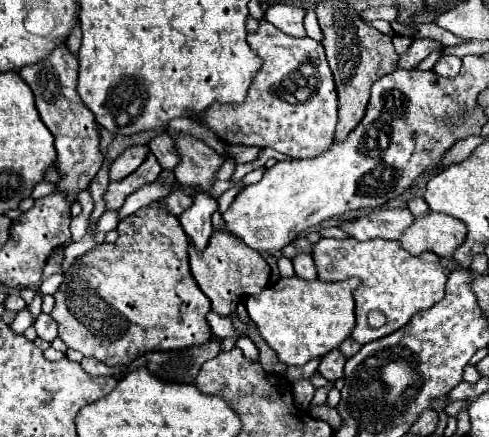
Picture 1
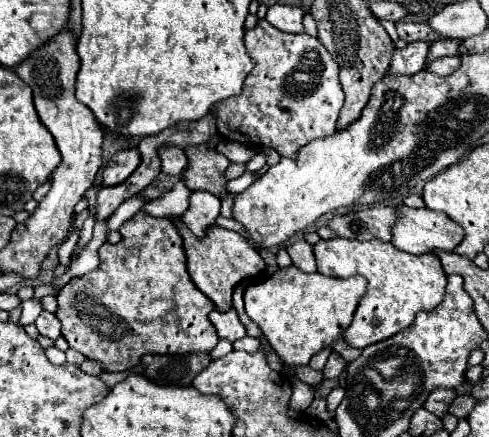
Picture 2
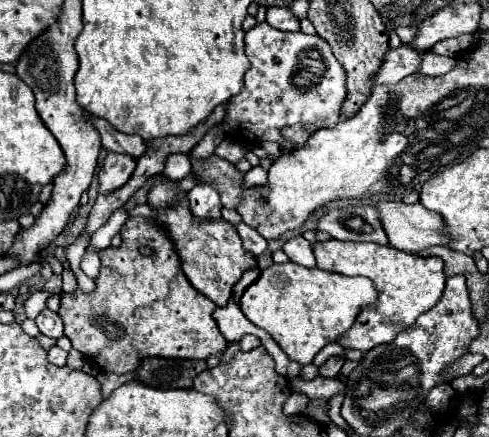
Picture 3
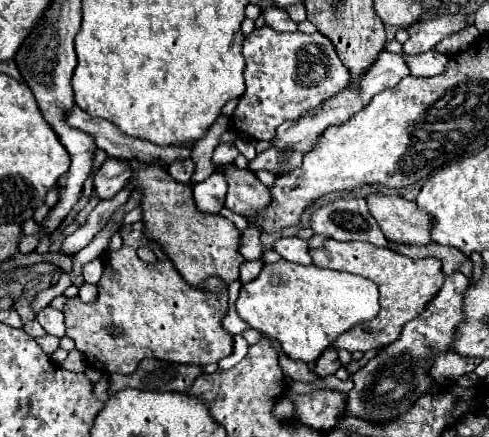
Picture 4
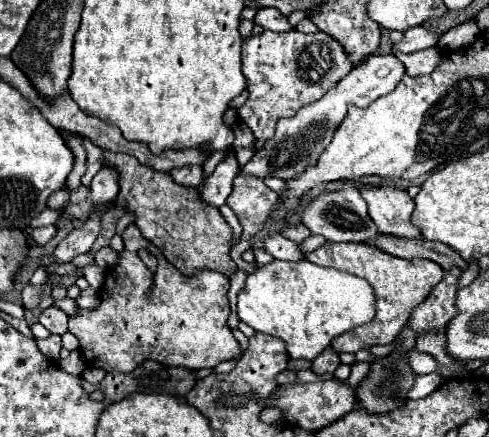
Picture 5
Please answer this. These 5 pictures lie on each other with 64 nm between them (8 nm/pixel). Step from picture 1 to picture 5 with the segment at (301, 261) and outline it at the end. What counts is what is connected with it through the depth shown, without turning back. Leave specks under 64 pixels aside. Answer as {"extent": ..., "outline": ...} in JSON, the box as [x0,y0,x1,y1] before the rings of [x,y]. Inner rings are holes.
{"extent":[264,234,304,260],"outline":[[[272,234],[264,238],[264,250],[276,260],[302,260],[304,258],[298,250],[298,244],[284,238],[282,234]]]}

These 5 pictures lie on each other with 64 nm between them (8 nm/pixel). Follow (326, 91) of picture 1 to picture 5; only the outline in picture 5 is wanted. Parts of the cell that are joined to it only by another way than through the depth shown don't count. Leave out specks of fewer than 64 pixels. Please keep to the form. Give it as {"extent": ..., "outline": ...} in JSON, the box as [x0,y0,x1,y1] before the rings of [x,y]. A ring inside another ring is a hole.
{"extent":[238,30,352,140],"outline":[[[264,30],[258,36],[250,36],[242,46],[242,72],[248,80],[250,96],[242,108],[238,108],[238,118],[254,132],[258,140],[268,140],[274,136],[274,126],[280,118],[294,116],[302,106],[324,96],[328,88],[352,70],[352,62],[342,44],[336,44],[326,32],[302,34],[290,30],[276,34]]]}

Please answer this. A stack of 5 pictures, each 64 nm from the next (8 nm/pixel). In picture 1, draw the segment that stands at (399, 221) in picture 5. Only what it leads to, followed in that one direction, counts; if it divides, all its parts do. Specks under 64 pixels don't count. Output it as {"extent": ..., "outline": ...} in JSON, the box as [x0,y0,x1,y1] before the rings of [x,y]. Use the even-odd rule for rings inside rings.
{"extent":[398,212,466,258],"outline":[[[428,212],[424,216],[416,216],[414,224],[410,224],[398,238],[398,244],[410,254],[434,252],[440,258],[452,256],[454,250],[464,242],[466,226],[438,212]]]}

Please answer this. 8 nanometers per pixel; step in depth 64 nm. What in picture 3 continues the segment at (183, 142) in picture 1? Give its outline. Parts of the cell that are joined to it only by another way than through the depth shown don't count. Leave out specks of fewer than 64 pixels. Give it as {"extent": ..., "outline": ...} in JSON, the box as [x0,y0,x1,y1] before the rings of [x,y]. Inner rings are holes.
{"extent":[192,156,248,208],"outline":[[[212,156],[206,162],[192,160],[192,164],[194,172],[200,176],[202,182],[212,180],[212,184],[220,184],[222,206],[238,208],[244,202],[244,192],[248,190],[244,186],[244,172],[240,172],[234,164],[218,156]]]}

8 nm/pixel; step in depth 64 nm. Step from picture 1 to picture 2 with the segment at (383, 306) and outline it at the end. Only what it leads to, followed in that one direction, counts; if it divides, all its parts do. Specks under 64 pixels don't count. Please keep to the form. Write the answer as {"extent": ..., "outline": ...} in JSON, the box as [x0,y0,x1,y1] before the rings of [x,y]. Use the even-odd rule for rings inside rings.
{"extent":[314,238,446,350],"outline":[[[332,238],[320,240],[314,246],[314,256],[318,262],[318,272],[326,276],[348,278],[354,274],[362,274],[364,278],[368,278],[368,282],[372,282],[372,300],[360,302],[350,328],[342,336],[346,344],[358,350],[392,338],[400,330],[406,330],[414,322],[418,312],[428,312],[436,308],[444,298],[446,274],[442,270],[440,258],[434,254],[406,254],[394,248],[390,242],[382,240],[358,242]]]}

